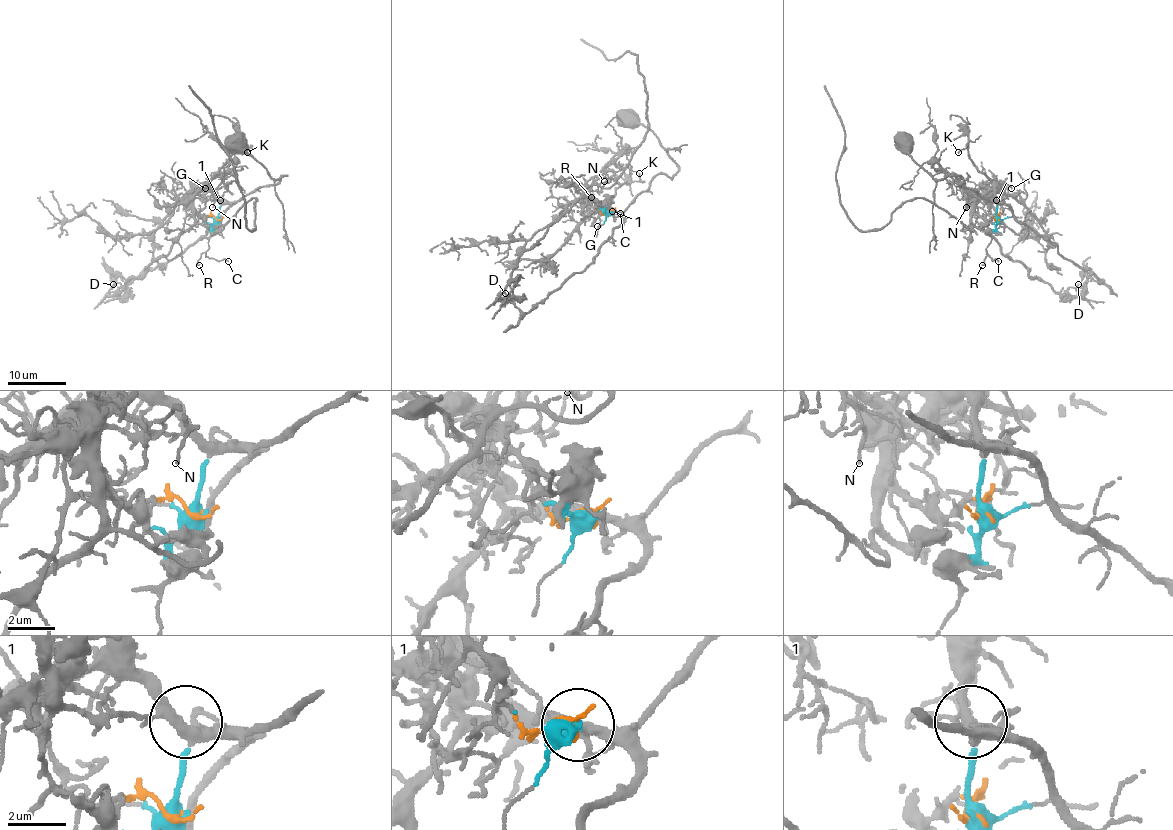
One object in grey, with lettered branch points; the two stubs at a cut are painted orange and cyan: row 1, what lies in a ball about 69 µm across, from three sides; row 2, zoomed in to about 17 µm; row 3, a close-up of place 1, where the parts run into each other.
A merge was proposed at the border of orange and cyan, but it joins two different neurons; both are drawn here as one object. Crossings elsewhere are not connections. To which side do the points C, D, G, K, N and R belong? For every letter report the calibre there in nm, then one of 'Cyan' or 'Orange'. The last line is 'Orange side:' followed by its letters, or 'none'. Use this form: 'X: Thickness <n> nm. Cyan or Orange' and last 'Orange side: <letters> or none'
C: Thickness 110 nm. Cyan
D: Thickness 120 nm. Orange
G: Thickness 100 nm. Cyan
K: Thickness 110 nm. Cyan
N: Thickness 100 nm. Orange
R: Thickness 120 nm. Cyan
Orange side: D, N

